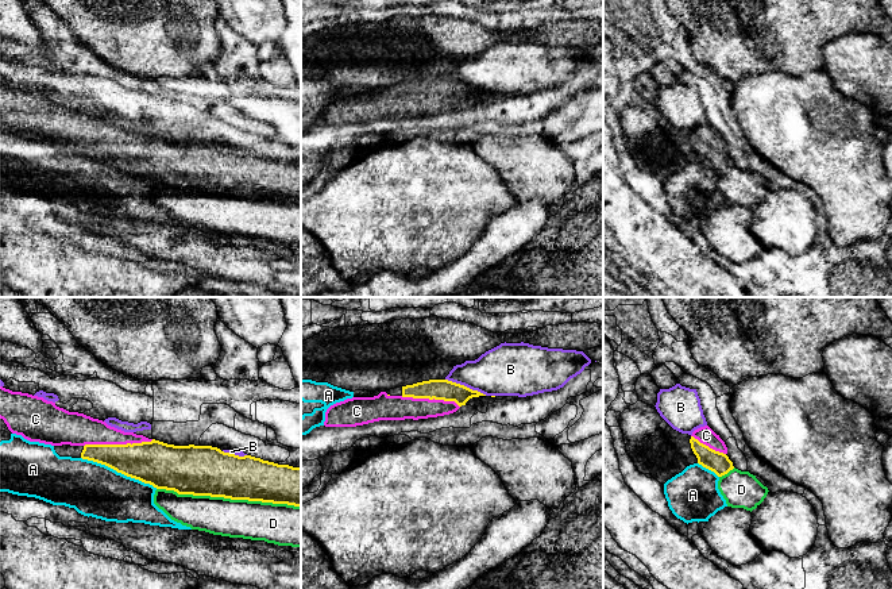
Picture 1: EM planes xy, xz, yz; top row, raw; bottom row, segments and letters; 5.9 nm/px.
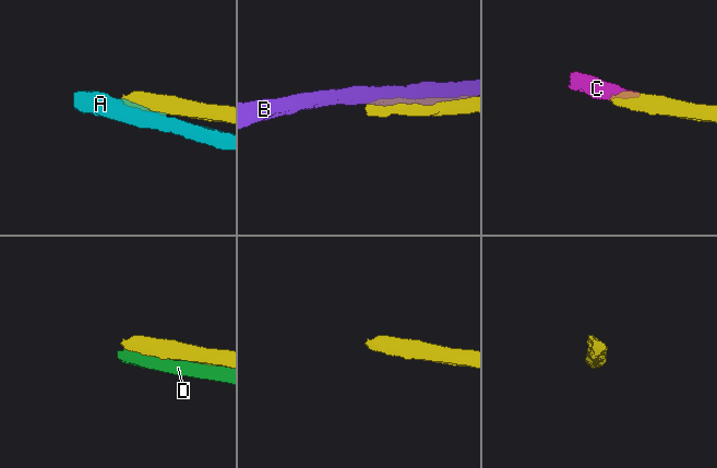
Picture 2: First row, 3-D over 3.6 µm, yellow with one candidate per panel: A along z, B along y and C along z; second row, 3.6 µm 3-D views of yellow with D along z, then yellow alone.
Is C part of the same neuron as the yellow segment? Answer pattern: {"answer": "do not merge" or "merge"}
{"answer": "merge"}

